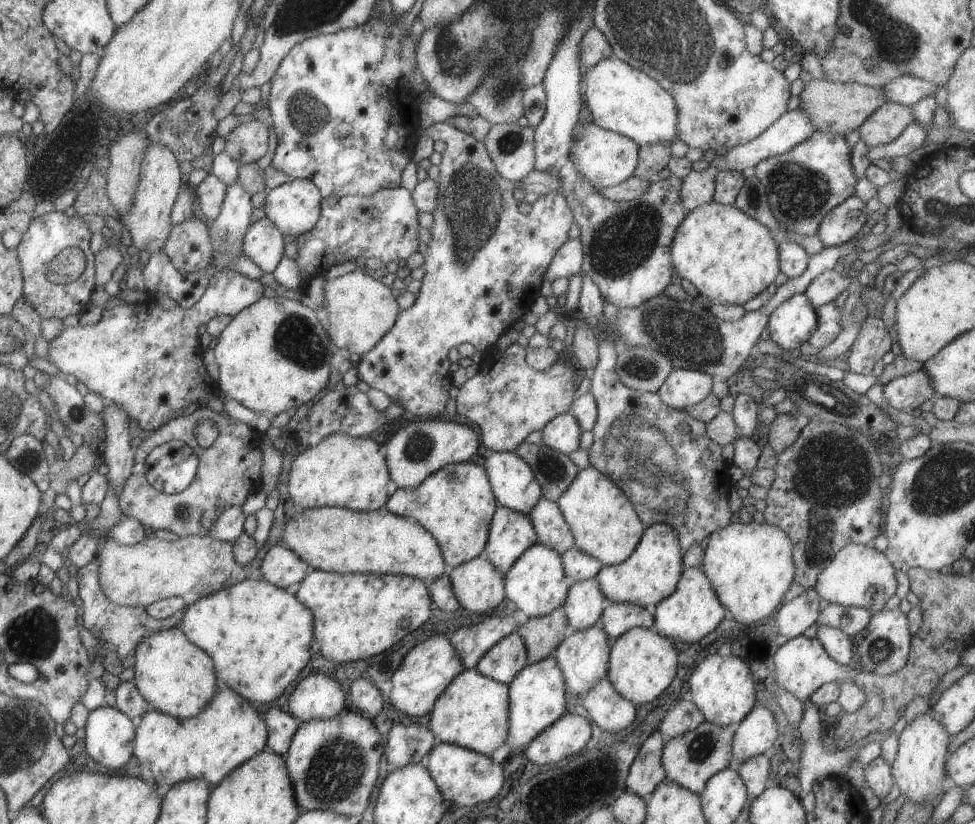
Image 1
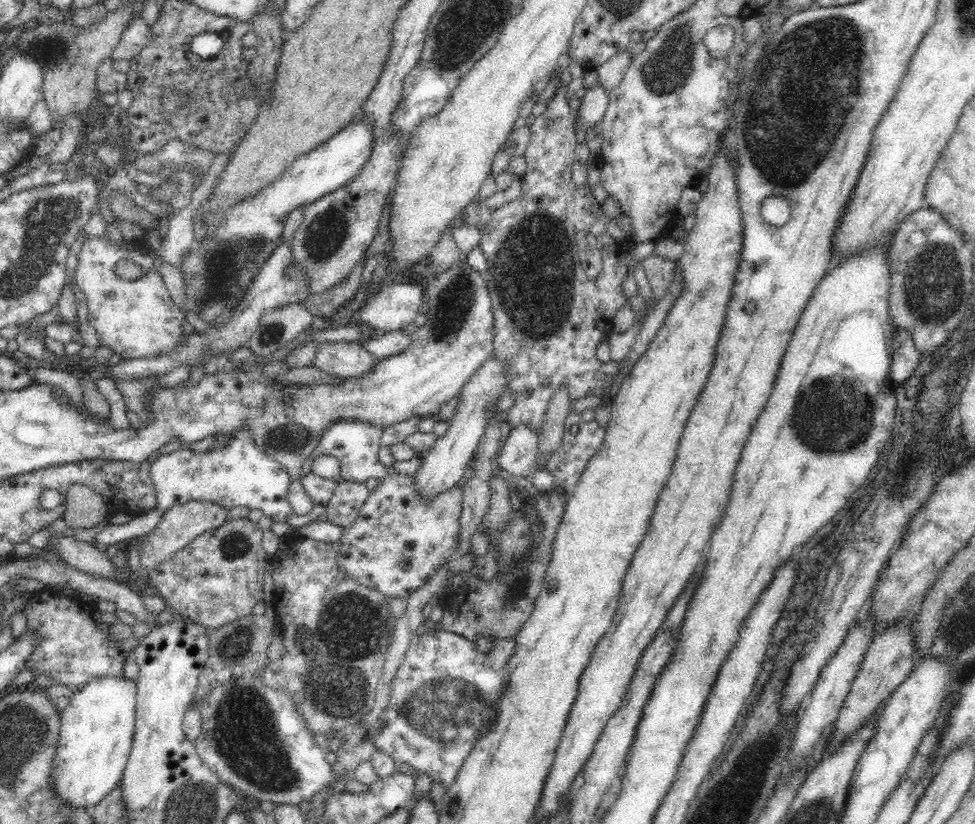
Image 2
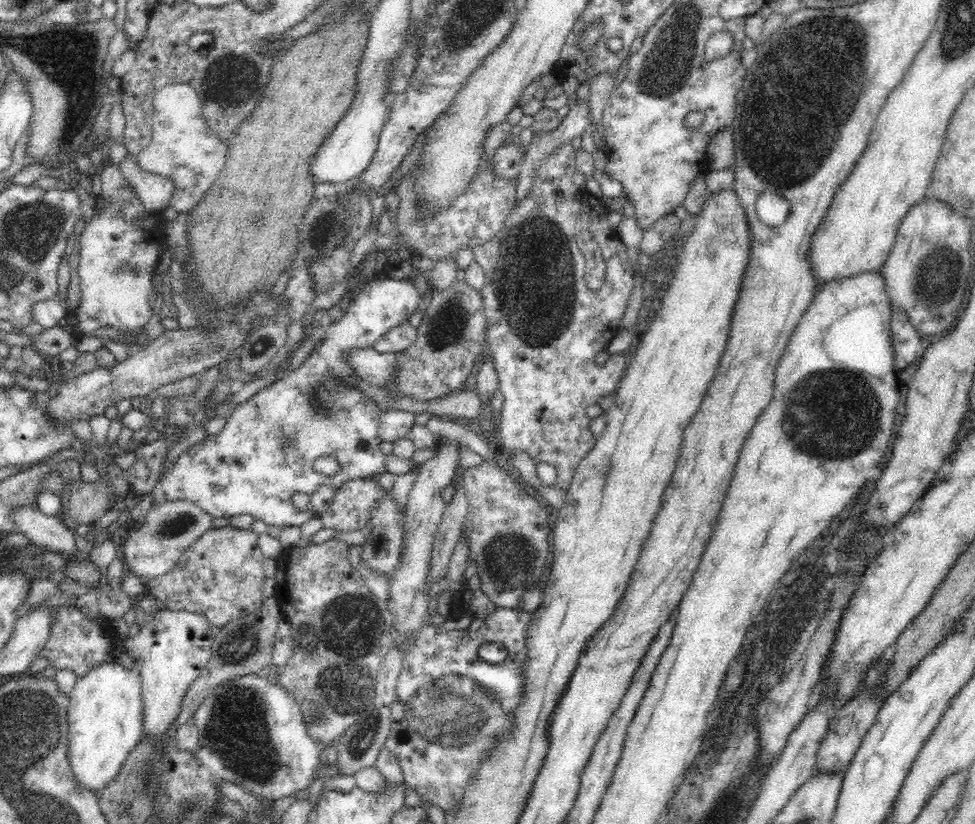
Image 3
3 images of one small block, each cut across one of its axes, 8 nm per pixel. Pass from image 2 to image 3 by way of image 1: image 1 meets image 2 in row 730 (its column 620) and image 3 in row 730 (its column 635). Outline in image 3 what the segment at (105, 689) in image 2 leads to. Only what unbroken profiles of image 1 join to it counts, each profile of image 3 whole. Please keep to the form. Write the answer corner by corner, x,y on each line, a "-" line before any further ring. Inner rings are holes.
115,655
78,677
68,706
68,759
78,781
98,794
120,772
124,759
144,734
142,726
144,705
138,668
124,666

